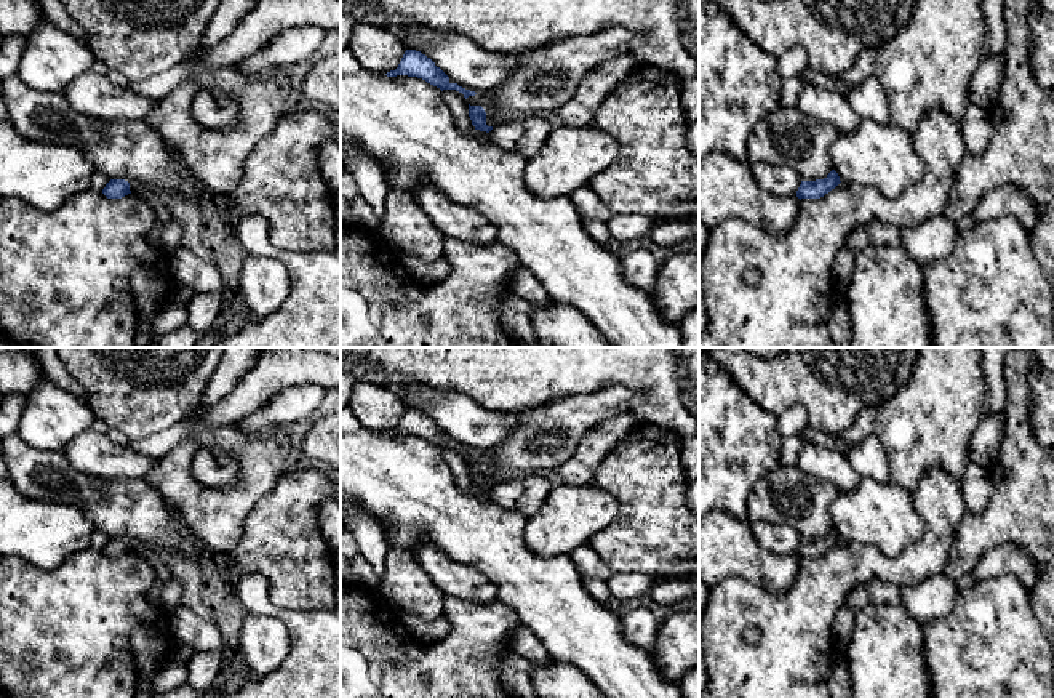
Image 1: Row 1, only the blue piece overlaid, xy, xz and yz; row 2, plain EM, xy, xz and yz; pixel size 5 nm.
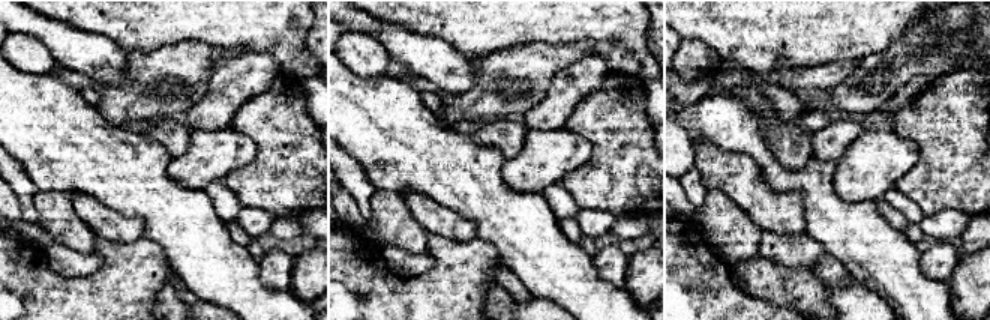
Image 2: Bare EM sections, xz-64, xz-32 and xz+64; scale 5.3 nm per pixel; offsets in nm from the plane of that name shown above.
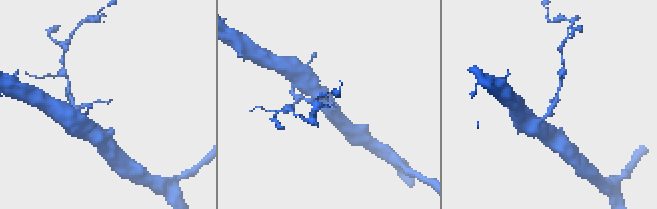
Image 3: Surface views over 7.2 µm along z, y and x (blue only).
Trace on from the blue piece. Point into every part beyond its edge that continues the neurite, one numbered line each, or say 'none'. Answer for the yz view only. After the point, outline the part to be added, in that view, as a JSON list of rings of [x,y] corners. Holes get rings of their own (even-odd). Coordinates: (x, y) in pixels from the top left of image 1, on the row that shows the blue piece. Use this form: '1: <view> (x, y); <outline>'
none

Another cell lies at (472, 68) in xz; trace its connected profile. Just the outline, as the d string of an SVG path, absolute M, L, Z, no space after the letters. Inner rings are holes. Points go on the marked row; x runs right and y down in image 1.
M409 26L405 30L405 40L408 50L421 51L454 83L475 93L502 83L518 66L513 58L489 53L461 34Z

